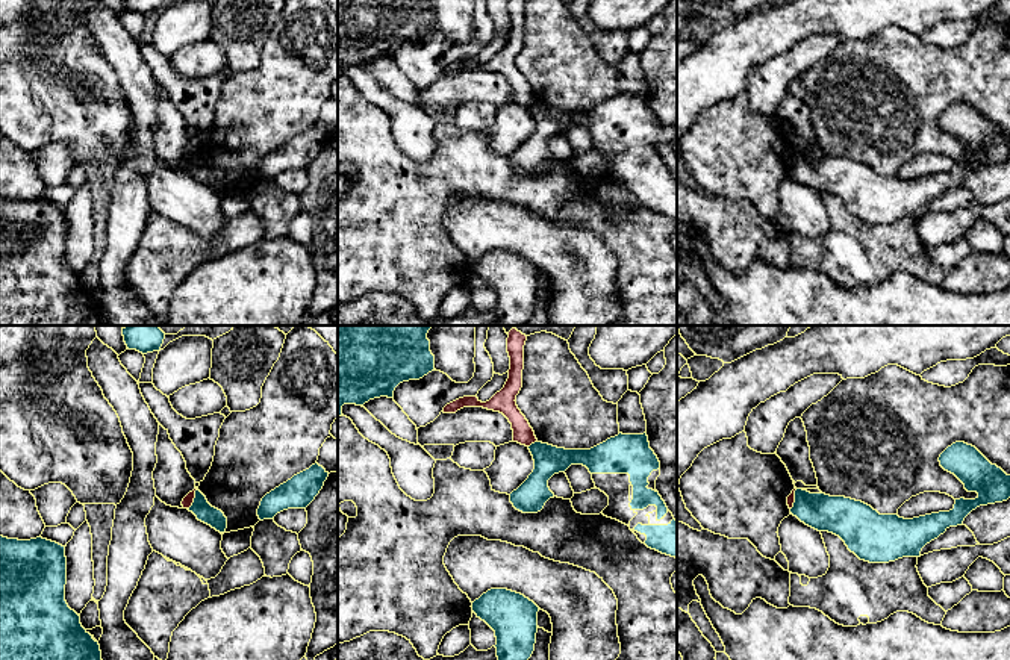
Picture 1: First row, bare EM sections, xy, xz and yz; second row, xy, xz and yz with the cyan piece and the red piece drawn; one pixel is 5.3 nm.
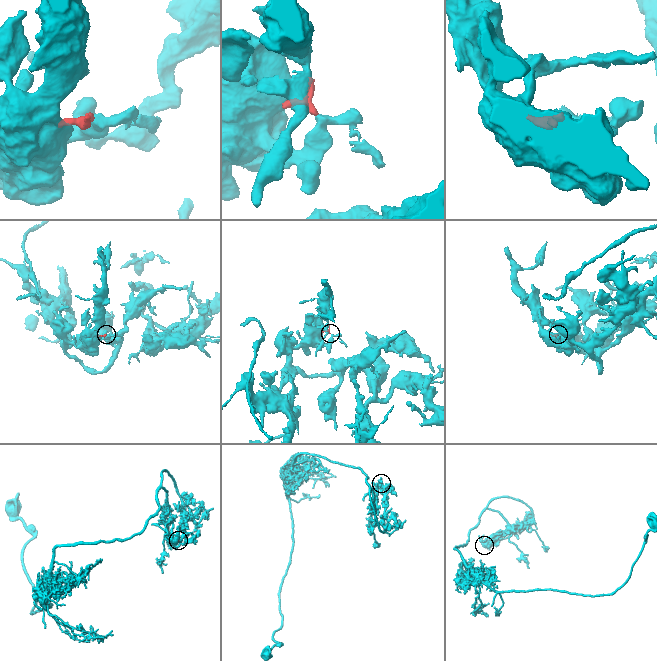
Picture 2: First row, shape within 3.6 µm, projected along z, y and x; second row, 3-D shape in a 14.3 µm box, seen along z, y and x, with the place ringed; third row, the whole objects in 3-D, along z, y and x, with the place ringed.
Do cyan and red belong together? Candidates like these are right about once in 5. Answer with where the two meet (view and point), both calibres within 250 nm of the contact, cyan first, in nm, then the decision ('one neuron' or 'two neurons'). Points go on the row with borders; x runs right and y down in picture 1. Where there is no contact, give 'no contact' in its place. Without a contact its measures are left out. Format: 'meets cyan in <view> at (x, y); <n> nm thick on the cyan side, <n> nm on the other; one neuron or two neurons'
meets cyan in xy at (194, 500); 100 nm thick on the cyan side, 60 nm on the other; two neurons

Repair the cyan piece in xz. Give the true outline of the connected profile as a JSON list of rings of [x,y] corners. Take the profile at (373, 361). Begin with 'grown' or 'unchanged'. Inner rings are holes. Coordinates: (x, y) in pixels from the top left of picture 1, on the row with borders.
unchanged; [[[338,325],[338,416],[344,404],[362,406],[369,400],[394,398],[395,388],[435,371],[427,333],[433,325]]]

